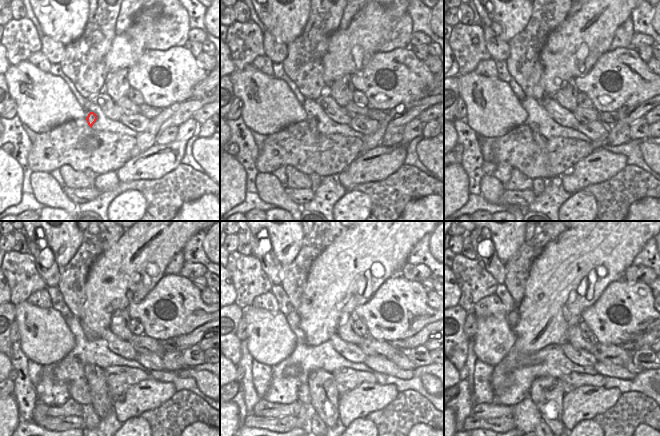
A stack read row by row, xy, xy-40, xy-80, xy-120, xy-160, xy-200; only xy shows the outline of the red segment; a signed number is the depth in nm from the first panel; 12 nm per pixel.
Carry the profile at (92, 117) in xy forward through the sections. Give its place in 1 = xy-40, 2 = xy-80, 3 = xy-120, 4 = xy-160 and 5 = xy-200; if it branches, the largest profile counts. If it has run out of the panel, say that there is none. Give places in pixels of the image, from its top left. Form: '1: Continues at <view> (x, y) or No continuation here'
1: Continues at xy-40 (313, 122)
2: Continues at xy-80 (537, 138)
3: Continues at xy-120 (102, 402)
4: Continues at xy-160 (324, 395)
5: Continues at xy-200 (547, 393).

